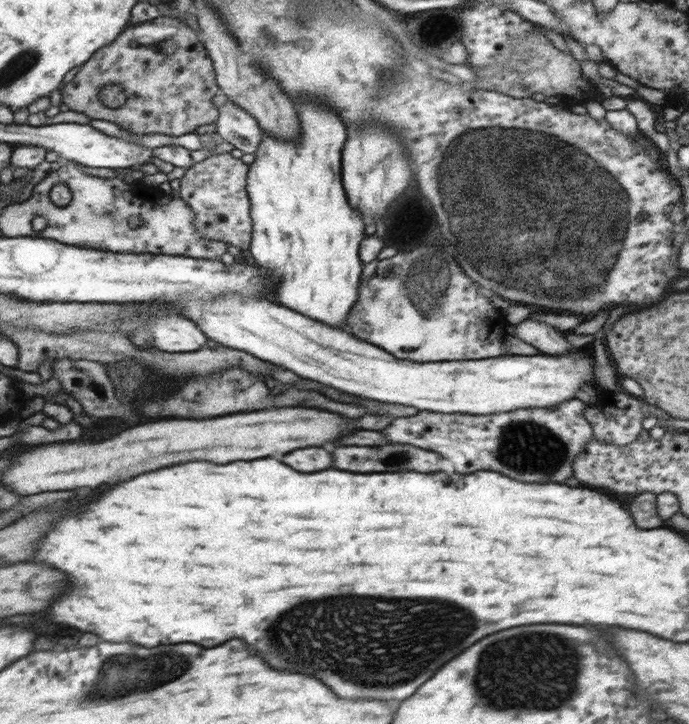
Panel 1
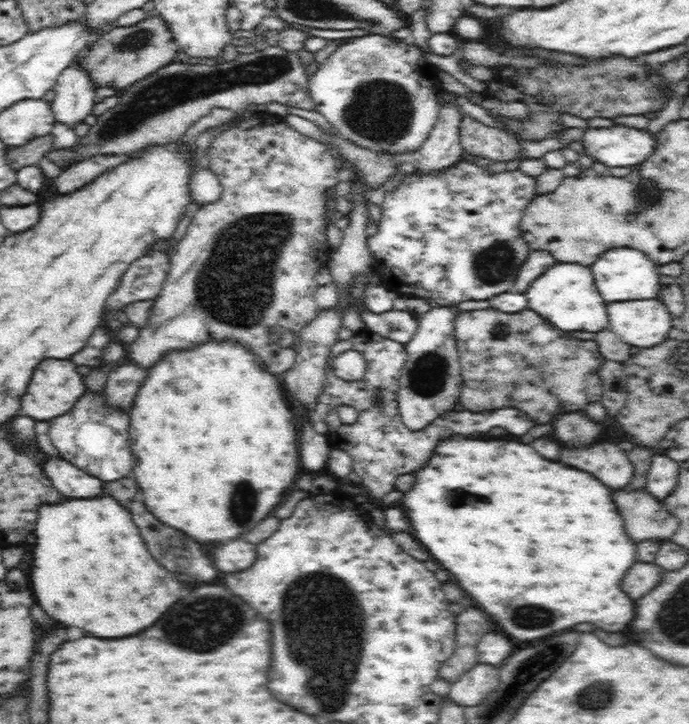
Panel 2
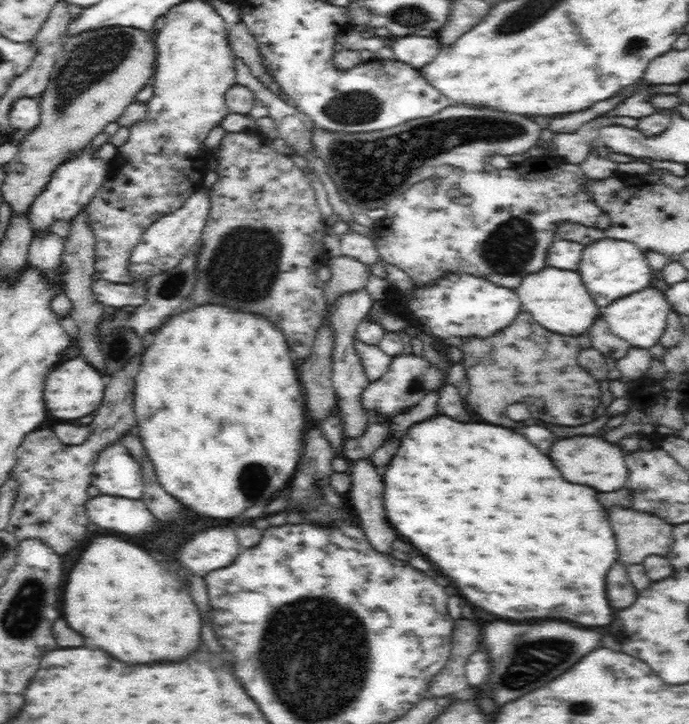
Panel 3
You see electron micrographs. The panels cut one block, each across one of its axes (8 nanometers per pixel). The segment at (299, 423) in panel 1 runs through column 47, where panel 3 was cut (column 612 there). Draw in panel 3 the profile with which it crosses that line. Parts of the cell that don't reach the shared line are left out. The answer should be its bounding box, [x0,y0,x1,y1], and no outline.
[550,436,628,492]

